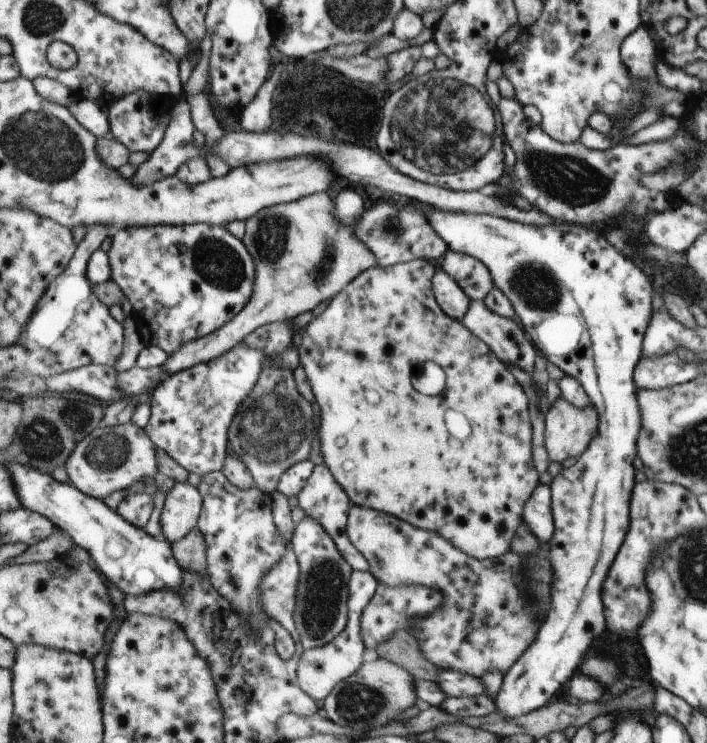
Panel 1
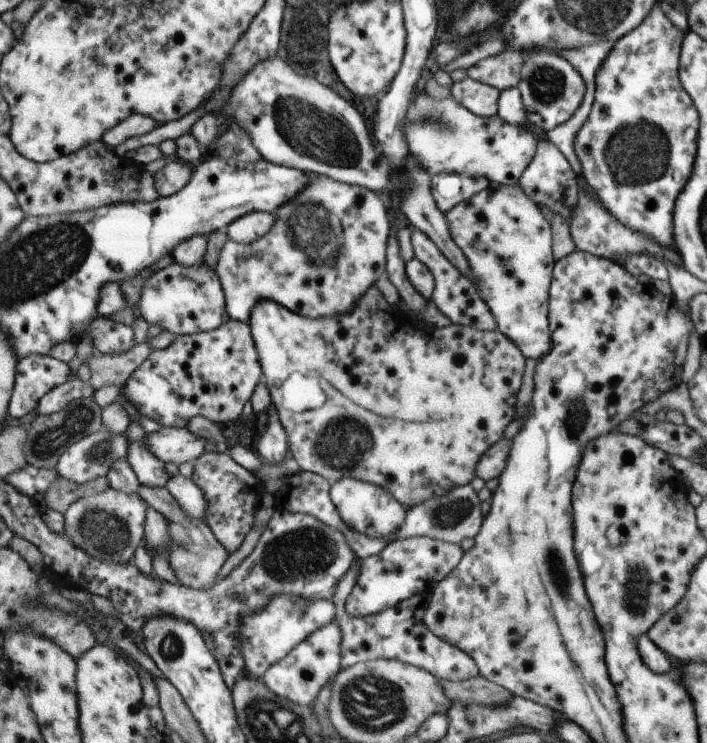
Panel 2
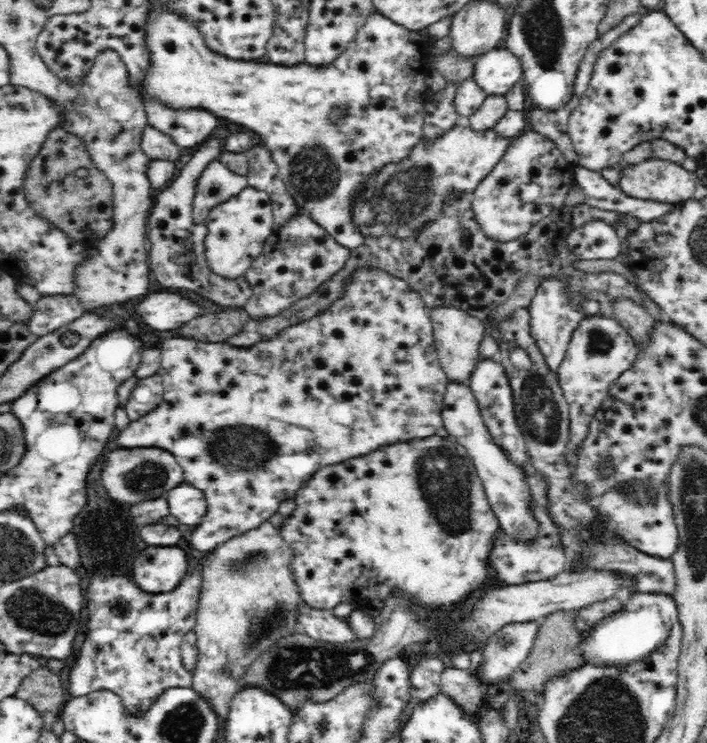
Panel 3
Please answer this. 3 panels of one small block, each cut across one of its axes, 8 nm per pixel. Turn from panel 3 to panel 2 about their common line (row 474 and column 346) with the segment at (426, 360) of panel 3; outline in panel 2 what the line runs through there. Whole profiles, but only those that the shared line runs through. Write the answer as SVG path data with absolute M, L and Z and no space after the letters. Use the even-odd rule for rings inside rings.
M310 174L310 180L306 183L306 188L291 201L275 209L273 215L276 217L274 225L254 243L244 245L227 240L219 252L215 272L217 272L223 294L225 294L225 311L229 318L247 322L251 308L263 301L276 302L277 305L286 307L287 310L294 311L295 314L303 315L307 318L342 315L353 309L357 305L358 298L385 272L385 250L383 250L383 246L385 246L387 234L390 234L389 218L387 218L387 210L381 204L381 200L366 187L348 185L323 175Z

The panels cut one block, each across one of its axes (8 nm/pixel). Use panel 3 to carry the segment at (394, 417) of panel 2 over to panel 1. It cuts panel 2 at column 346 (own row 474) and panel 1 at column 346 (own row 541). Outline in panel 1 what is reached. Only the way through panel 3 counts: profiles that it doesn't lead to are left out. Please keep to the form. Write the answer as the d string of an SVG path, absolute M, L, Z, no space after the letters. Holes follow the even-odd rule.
M417 259L386 267L380 267L377 264L359 274L337 296L328 300L328 304L321 314L312 317L309 321L303 336L301 336L301 344L297 351L298 364L305 372L309 388L315 398L315 405L319 406L317 413L319 414L321 458L333 475L335 482L338 482L339 486L346 491L351 504L390 514L410 523L411 526L438 534L441 538L447 539L451 546L479 561L486 558L497 558L499 554L503 554L507 550L509 538L513 536L515 528L519 526L519 514L523 516L523 506L526 505L527 498L537 488L537 472L531 466L531 436L529 436L531 426L529 426L529 418L527 418L527 398L523 396L521 386L513 380L513 376L507 372L507 368L497 358L489 358L489 362L485 364L485 372L481 372L481 378L471 388L457 392L457 402L455 402L455 386L451 386L451 380L457 382L455 380L457 372L451 364L455 364L457 354L459 354L459 358L463 354L469 358L471 356L469 348L487 348L487 345L482 340L477 340L475 335L471 336L463 324L447 316L437 306L437 302L431 294L431 278L434 277L435 267L434 263L426 259ZM425 361L437 363L445 372L445 386L437 396L421 394L413 390L411 386L409 378L411 366Z

